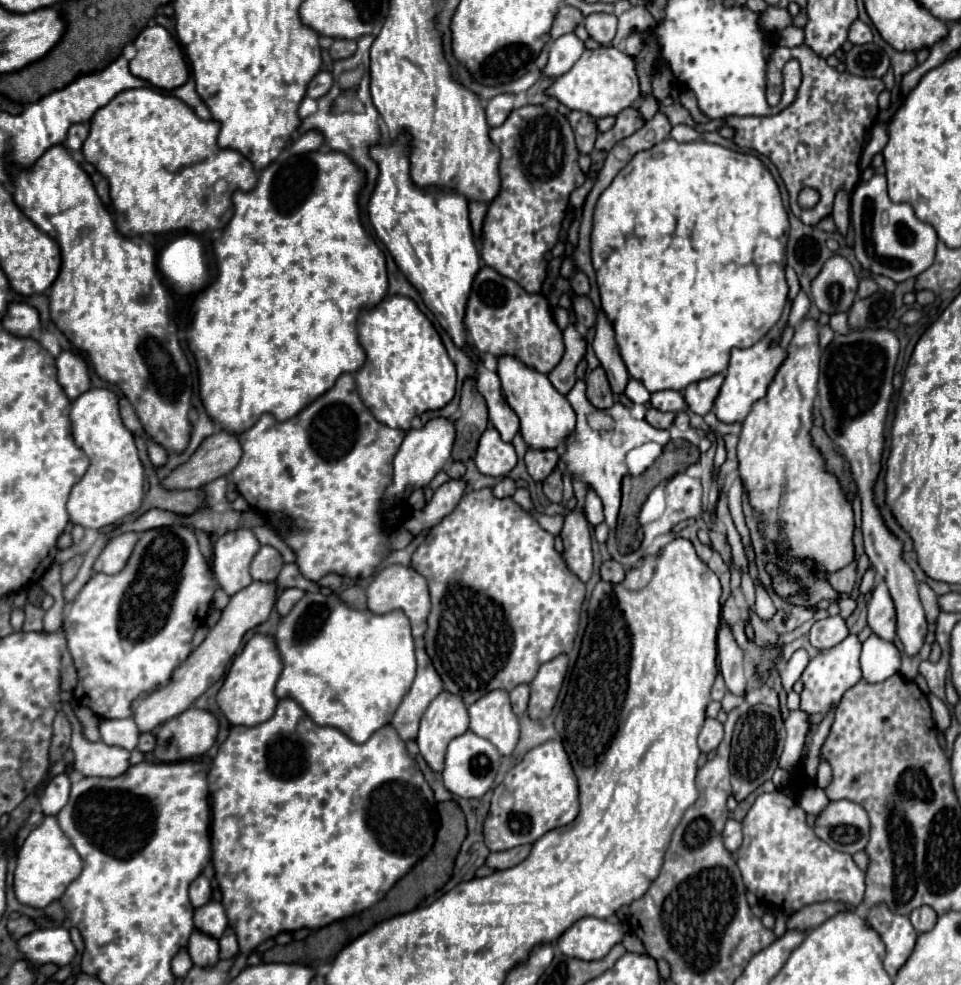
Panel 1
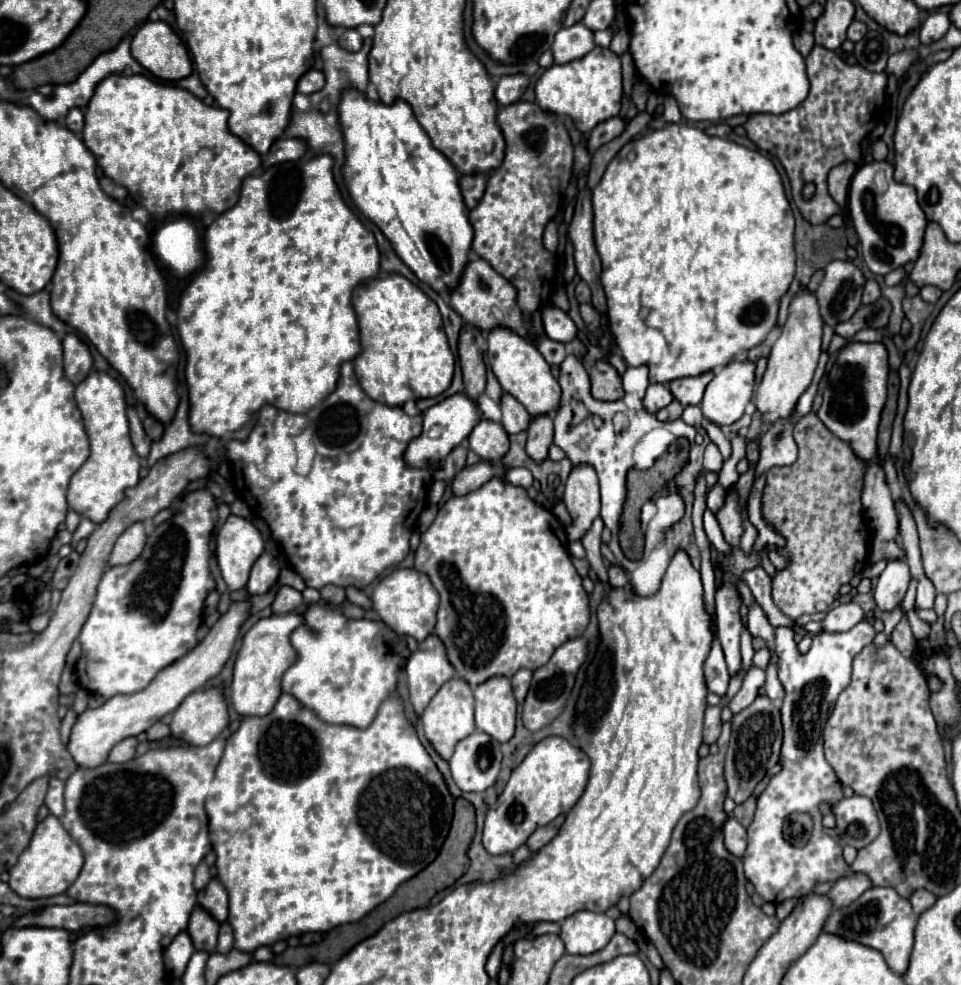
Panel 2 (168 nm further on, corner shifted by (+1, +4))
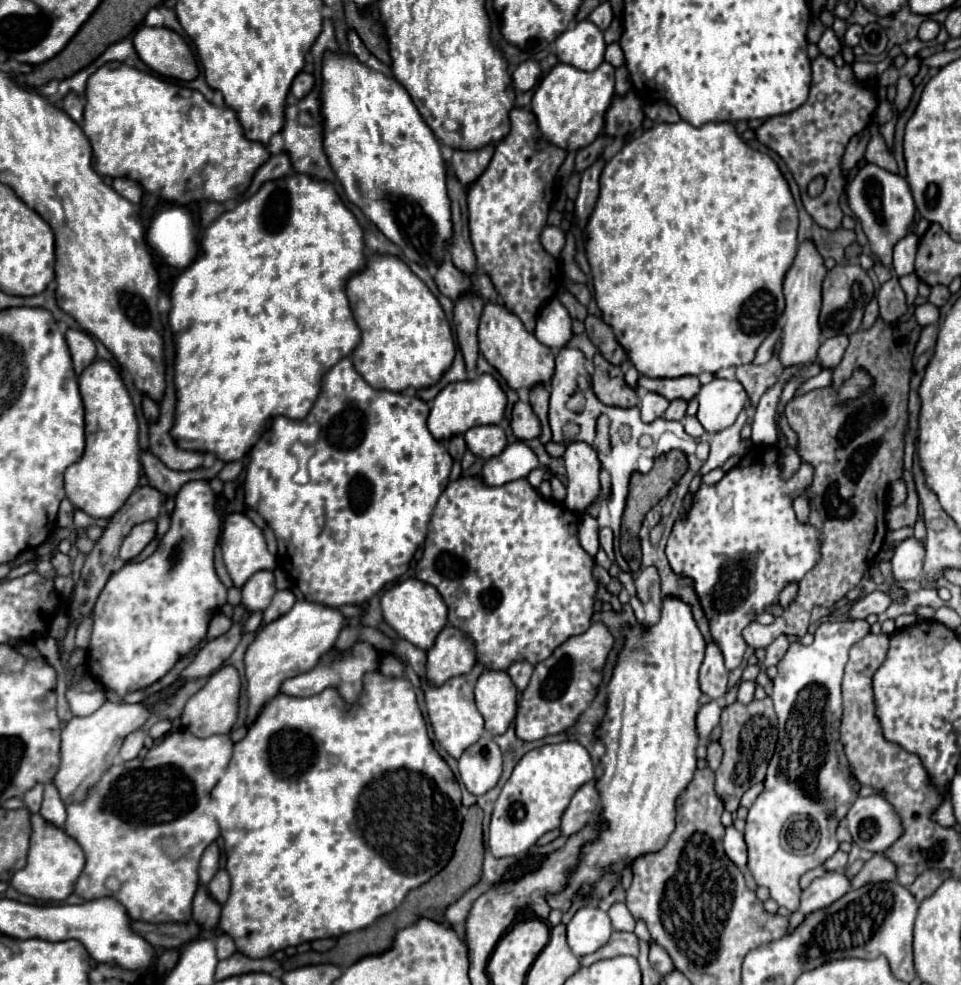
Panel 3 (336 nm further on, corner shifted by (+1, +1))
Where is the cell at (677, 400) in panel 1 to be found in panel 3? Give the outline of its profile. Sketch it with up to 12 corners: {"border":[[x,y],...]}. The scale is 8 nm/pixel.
{"border":[[659,393],[641,397],[641,419],[661,417],[669,401]]}

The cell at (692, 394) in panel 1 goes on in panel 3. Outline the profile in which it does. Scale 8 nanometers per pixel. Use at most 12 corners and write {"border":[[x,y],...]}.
{"border":[[641,377],[639,387],[673,399],[691,401],[697,377]]}

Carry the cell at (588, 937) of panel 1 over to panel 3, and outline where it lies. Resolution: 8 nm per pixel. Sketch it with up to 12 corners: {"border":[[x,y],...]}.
{"border":[[595,905],[581,907],[567,925],[577,957],[595,953],[613,933]]}

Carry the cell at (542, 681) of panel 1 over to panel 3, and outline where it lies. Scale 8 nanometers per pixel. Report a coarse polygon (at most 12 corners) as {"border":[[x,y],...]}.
{"border":[[603,623],[535,665],[523,741],[563,733],[589,707],[613,647]]}

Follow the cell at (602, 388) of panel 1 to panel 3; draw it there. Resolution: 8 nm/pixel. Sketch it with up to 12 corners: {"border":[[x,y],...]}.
{"border":[[595,355],[591,385],[601,403],[635,407],[623,371]]}

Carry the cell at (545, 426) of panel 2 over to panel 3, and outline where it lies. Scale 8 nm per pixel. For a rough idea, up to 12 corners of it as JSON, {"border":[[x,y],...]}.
{"border":[[535,385],[531,407],[541,421],[539,441],[551,441],[549,429],[549,391],[543,385]]}

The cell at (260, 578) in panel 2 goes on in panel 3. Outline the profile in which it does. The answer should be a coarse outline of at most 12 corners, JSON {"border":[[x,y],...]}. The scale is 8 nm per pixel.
{"border":[[257,571],[241,587],[247,611],[265,611],[275,595],[273,571]]}

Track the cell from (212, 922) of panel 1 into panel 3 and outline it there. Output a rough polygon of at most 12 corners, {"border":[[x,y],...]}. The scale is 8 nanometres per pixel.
{"border":[[225,869],[207,885],[207,893],[223,905],[229,897],[229,875]]}

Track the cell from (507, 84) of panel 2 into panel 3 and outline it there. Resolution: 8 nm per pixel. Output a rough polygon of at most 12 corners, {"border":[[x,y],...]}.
{"border":[[521,63],[511,73],[515,91],[525,93],[541,75],[539,63]]}

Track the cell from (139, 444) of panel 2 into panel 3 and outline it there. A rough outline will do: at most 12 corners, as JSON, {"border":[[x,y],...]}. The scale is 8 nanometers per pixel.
{"border":[[151,451],[141,453],[149,485],[175,495],[187,481],[211,480],[222,470],[169,471]]}

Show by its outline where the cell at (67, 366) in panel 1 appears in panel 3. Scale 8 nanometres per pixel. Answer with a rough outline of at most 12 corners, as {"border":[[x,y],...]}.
{"border":[[69,329],[65,339],[75,375],[95,361],[95,343],[85,331]]}

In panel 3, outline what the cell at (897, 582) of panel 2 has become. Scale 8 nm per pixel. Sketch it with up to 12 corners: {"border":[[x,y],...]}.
{"border":[[907,537],[891,559],[893,577],[919,577],[925,557],[923,543]]}

